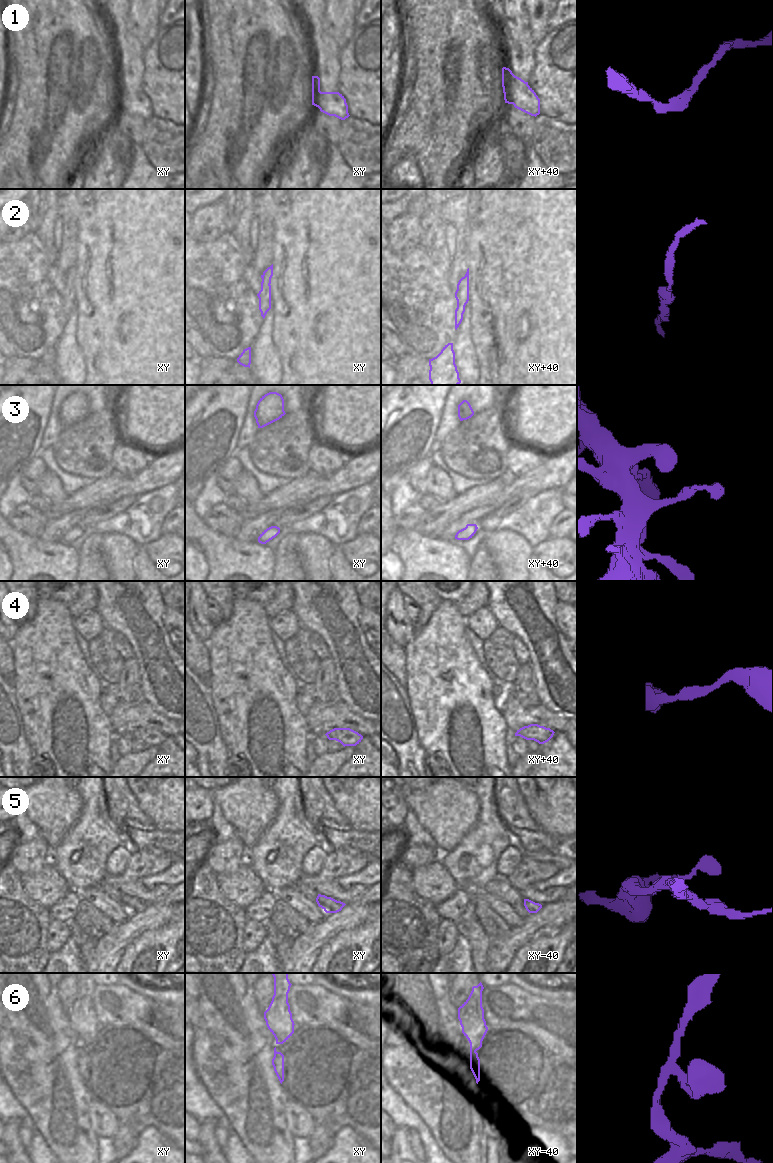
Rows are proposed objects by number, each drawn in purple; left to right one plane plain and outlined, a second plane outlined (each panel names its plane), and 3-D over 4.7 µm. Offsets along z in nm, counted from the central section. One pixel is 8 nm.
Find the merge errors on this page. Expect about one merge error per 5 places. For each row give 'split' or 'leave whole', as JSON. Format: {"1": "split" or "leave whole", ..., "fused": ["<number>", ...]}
{"1": "leave whole", "2": "leave whole", "3": "leave whole", "4": "leave whole", "5": "leave whole", "6": "leave whole", "fused": []}

